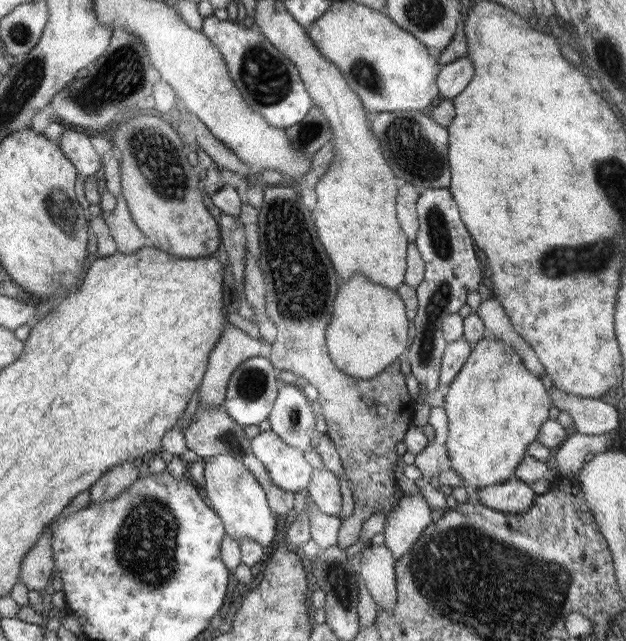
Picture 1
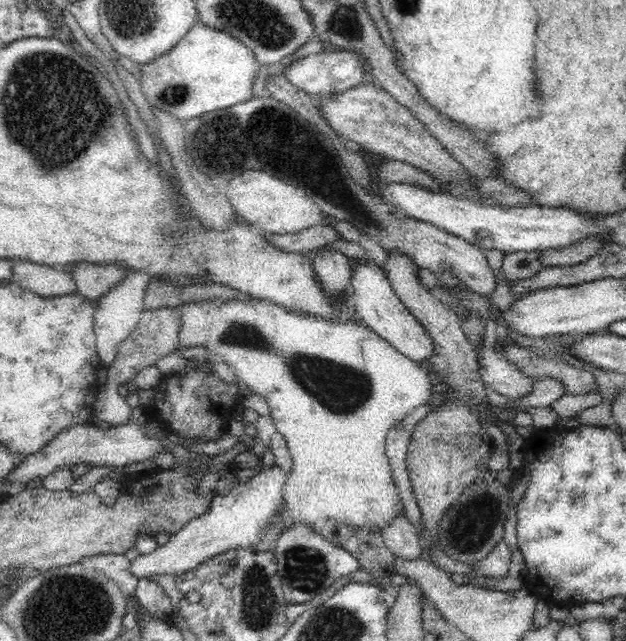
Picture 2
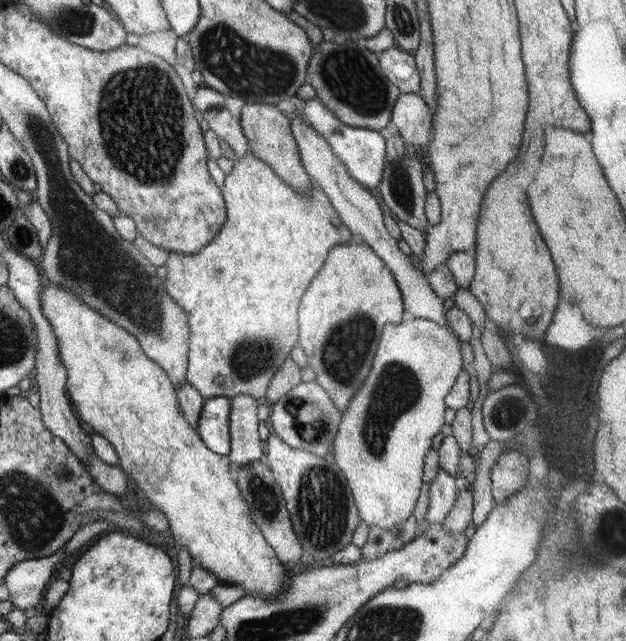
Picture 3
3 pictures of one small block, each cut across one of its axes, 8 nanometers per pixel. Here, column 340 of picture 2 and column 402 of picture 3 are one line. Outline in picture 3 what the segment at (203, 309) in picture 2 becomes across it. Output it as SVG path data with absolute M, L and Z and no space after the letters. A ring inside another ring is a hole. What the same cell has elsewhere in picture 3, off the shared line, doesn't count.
M405 318L399 324L383 325L371 372L361 390L348 402L333 438L334 463L345 472L356 505L358 518L365 526L389 530L412 515L419 496L425 454L436 444L444 426L444 398L463 370L460 342L432 320Z

